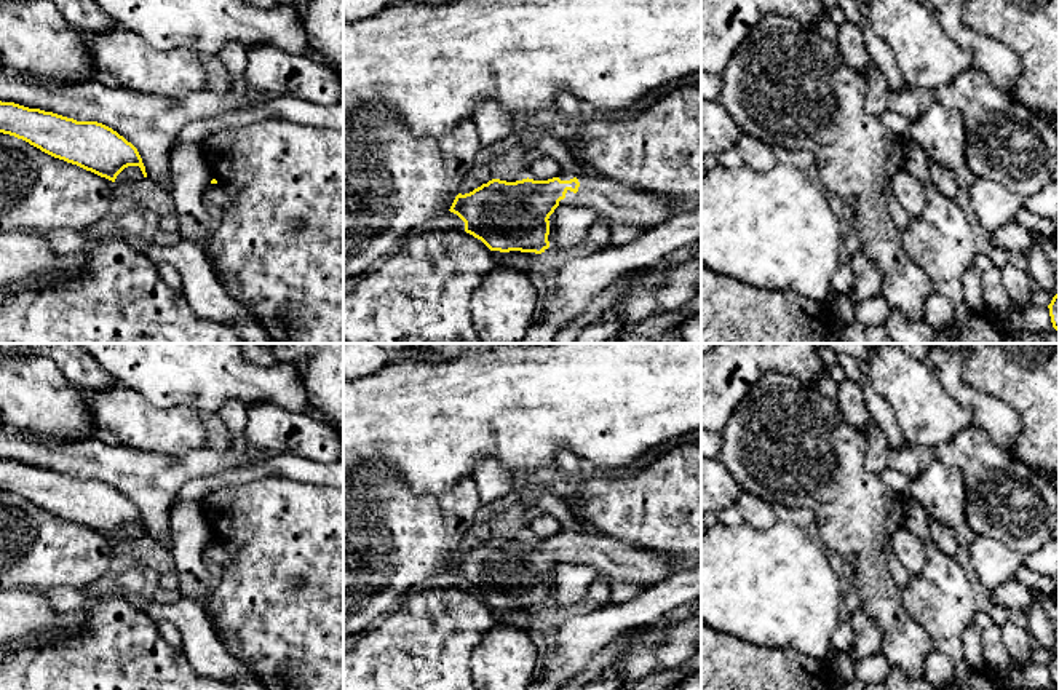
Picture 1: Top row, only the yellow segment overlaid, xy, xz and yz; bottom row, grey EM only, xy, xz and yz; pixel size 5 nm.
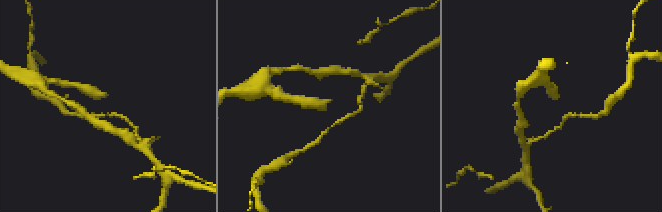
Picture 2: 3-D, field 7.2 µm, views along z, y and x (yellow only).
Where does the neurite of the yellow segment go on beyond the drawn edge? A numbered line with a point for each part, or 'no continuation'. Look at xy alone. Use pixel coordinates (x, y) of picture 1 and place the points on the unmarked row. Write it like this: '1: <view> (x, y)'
no continuation

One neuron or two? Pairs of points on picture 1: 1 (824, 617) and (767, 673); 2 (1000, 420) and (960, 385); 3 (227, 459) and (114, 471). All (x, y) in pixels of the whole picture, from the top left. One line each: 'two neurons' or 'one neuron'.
1: two neurons
2: one neuron
3: one neuron

